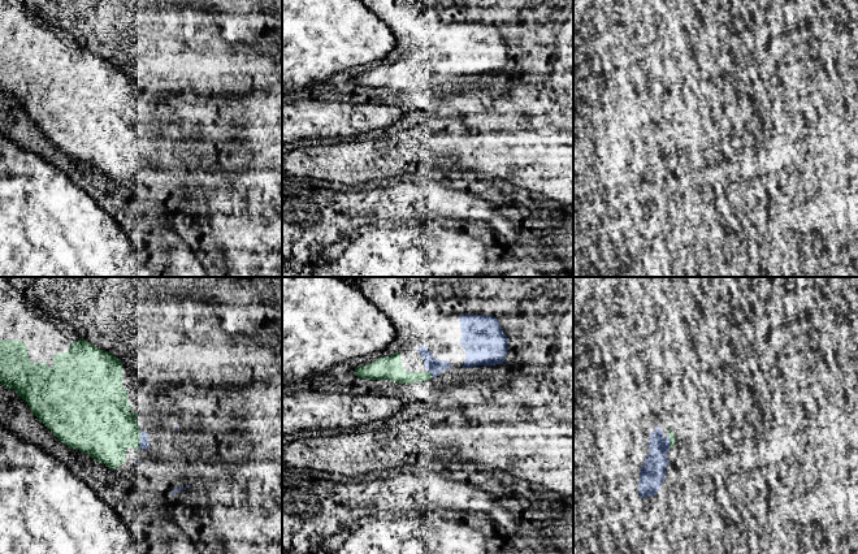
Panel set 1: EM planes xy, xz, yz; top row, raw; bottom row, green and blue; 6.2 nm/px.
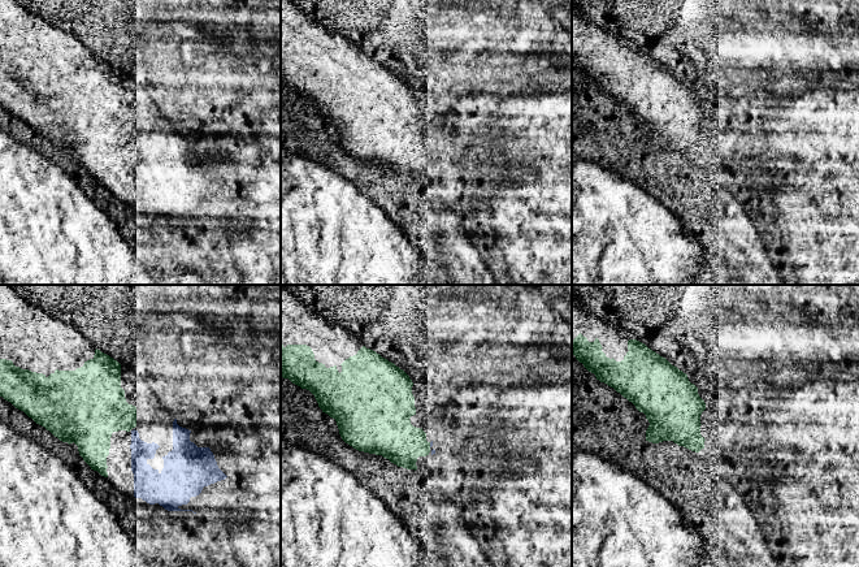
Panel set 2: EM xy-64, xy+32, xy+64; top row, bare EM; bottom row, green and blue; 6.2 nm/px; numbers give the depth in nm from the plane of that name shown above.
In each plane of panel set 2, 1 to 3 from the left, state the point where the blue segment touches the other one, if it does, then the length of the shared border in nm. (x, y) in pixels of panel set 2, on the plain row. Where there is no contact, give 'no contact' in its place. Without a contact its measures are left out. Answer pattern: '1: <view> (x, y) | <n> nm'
1: no contact
2: xy+32 (429, 154) | 30 nm
3: no contact

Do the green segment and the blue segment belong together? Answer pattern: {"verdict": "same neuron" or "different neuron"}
{"verdict": "same neuron"}

